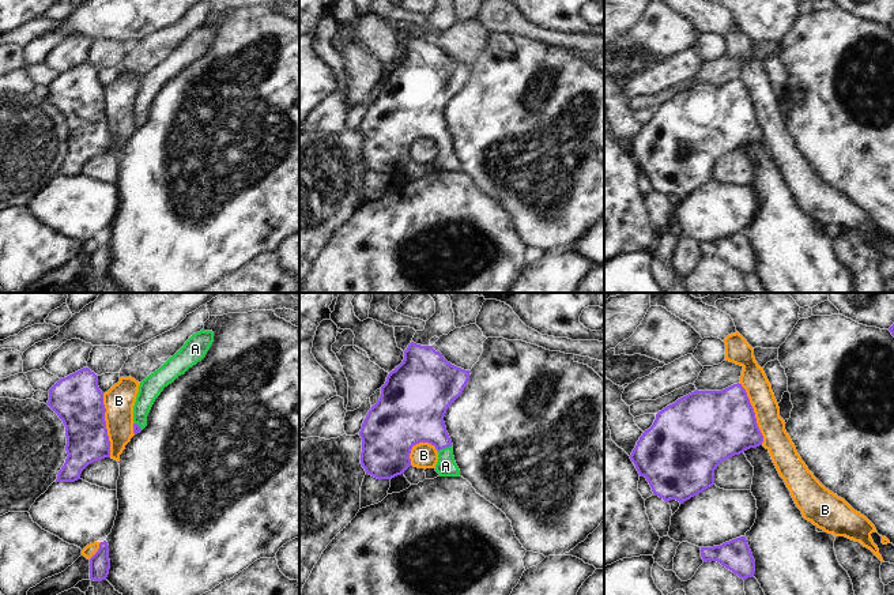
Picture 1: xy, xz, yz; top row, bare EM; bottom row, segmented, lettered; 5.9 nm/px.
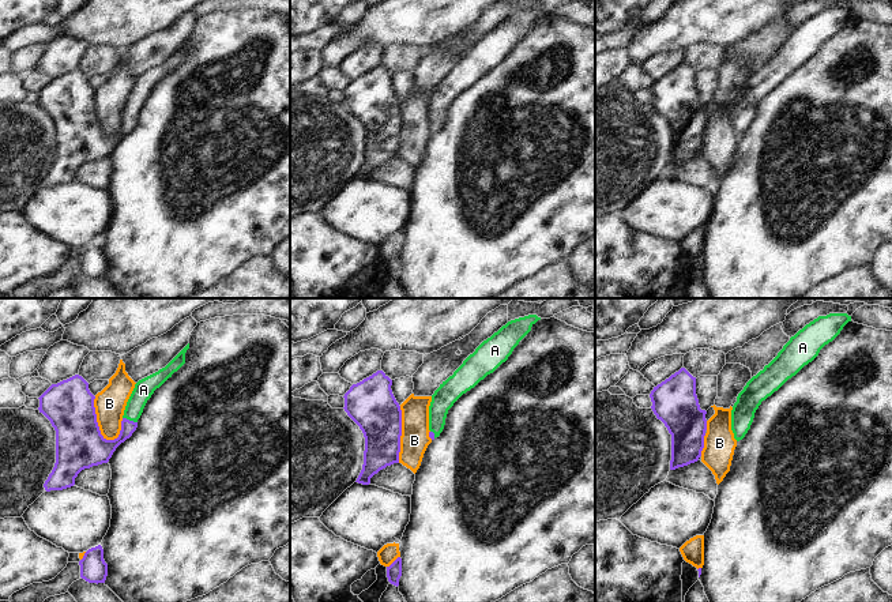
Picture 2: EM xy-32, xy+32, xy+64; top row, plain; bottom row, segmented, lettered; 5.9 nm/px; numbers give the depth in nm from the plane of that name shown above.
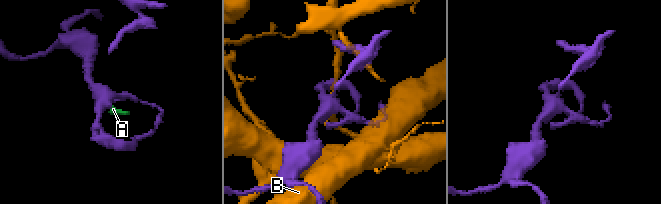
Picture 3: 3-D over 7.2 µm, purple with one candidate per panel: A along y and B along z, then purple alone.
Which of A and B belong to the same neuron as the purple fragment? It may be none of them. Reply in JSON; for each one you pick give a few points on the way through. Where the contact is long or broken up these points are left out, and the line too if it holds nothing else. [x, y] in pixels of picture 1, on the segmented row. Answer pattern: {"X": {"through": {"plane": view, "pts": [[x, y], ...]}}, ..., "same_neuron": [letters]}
{"A": {"through": {"plane": "xz", "pts": [[415, 415], [444, 447], [445, 466]]}}, "same_neuron": ["A"]}

